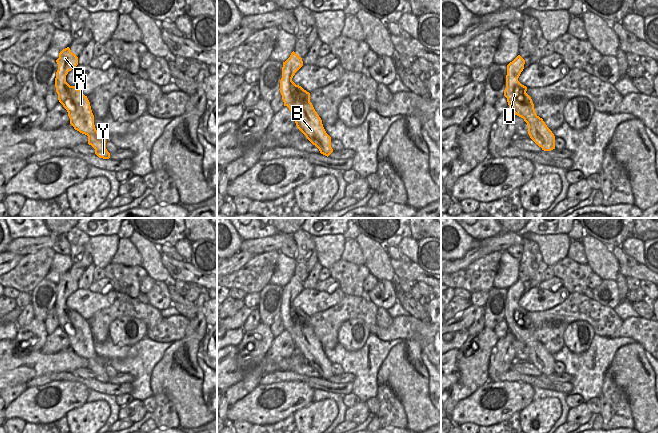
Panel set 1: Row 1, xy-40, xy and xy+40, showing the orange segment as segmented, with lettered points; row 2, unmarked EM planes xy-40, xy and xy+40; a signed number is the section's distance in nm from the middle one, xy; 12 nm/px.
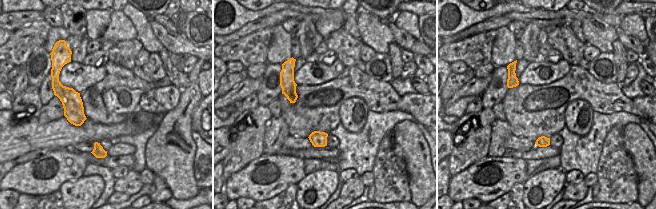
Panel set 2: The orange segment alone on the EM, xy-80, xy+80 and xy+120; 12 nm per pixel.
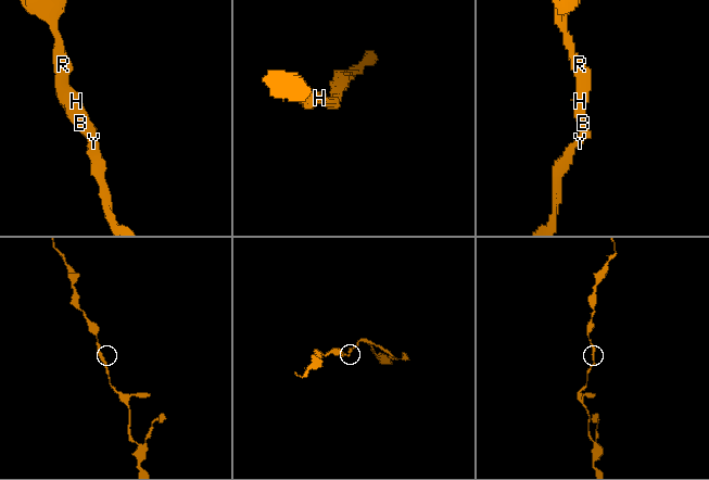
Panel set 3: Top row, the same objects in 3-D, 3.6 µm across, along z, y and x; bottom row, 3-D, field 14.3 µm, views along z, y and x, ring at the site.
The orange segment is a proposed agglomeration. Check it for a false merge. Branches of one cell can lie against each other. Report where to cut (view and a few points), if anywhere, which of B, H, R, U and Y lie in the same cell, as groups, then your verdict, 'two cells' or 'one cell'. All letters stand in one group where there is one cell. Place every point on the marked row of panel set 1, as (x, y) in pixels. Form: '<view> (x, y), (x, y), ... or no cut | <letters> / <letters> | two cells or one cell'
no cut | B H R U Y | one cell

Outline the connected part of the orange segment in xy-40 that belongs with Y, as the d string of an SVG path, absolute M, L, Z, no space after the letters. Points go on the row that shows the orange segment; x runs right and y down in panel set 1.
M67 47L59 53L56 62L58 64L55 78L56 92L59 102L68 112L70 124L75 130L88 136L88 144L95 149L95 154L99 158L109 159L106 136L95 128L94 115L87 96L66 82L68 72L78 65L78 57Z

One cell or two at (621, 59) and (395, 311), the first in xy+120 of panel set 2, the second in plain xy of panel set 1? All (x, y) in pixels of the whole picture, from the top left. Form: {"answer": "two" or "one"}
{"answer": "two"}

